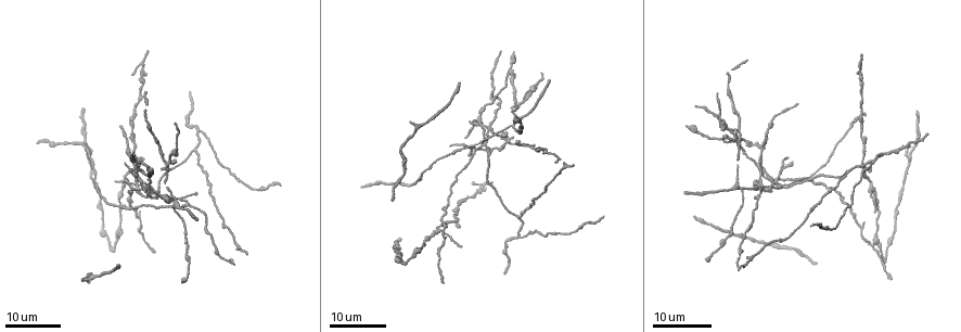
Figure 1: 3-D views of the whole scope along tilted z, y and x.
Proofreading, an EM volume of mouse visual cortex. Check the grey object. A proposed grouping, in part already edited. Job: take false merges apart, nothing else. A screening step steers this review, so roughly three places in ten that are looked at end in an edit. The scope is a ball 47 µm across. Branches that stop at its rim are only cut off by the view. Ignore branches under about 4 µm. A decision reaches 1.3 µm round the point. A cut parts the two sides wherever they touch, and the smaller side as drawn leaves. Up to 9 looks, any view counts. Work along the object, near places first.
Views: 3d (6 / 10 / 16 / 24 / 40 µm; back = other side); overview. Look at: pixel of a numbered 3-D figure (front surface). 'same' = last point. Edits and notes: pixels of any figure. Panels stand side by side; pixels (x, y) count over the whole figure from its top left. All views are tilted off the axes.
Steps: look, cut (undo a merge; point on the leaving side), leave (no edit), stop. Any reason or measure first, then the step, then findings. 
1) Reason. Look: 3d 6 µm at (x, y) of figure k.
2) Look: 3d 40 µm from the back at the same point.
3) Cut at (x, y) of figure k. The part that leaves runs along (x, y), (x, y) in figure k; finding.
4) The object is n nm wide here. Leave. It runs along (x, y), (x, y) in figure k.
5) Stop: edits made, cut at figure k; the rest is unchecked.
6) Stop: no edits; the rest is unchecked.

Look: 3d 24 µm at (121, 228) of figure 1.

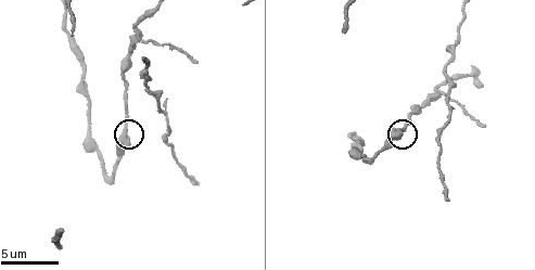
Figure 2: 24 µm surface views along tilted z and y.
Zoom in. Look: 3d 10 µm at (123, 131) of figure 2.

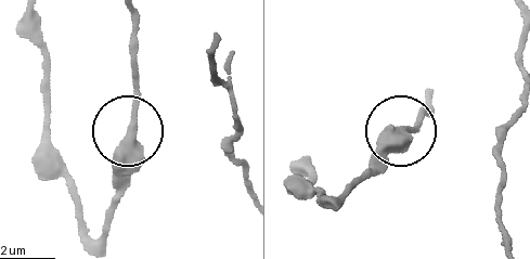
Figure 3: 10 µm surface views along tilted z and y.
Leave. All the same neuron.

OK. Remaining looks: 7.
Arms part here. Look: 3d 16 µm at (140, 38) of figure 2.

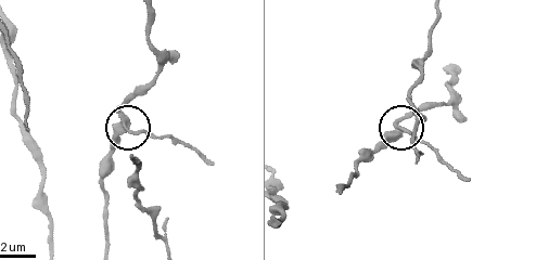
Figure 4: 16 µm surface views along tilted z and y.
Look: 3d 6 µm at (127, 130) of figure 4.

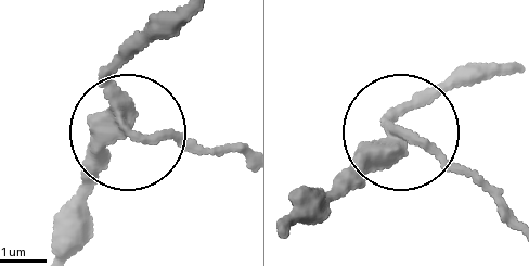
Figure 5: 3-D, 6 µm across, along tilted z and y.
The object is 270 nm wide here. Leave. All the same neuron.

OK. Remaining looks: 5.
Arms run side by side. Look: 3d 16 µm at (166, 164) of figure 1.

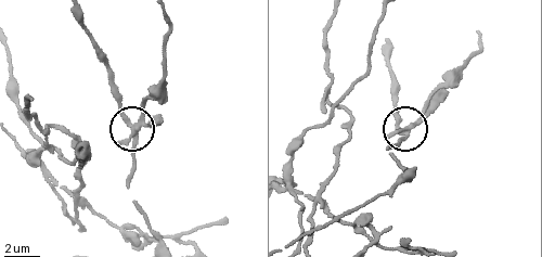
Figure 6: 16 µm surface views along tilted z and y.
Zoom in. Look: 3d 6 µm at (134, 129) of figure 6.

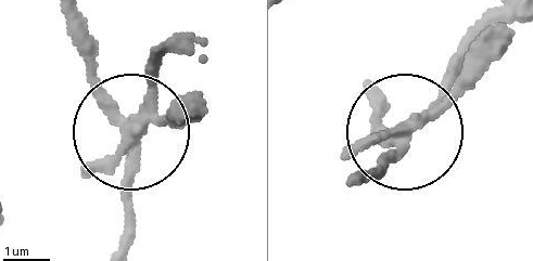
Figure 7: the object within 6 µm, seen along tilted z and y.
Cut at (457, 81) of figure 7. The part that leaves runs along (132, 129), (152, 68), (175, 49) in figure 7; two neurons meet here.

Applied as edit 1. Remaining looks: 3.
A fork. Look: 3d 16 µm at (736, 183) of figure 1.

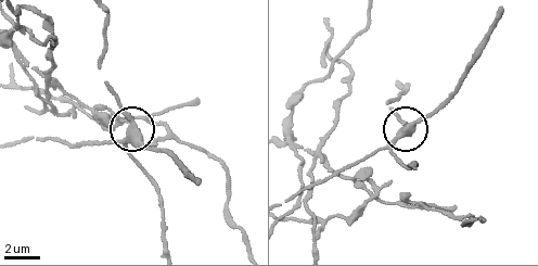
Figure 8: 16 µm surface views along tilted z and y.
Look: 3d 6 µm at (134, 127) of figure 8.

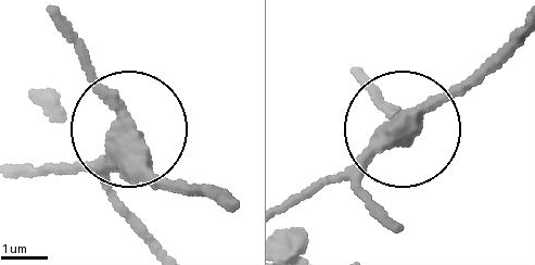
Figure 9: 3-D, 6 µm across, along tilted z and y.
The object is 370 nm wide here. Leave. It runs along (294, 201), (356, 168), (469, 77) in figure 9; continuous, no second neuron.

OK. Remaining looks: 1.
Stop: edits made, cut at figure 7; the rest is unchecked.

